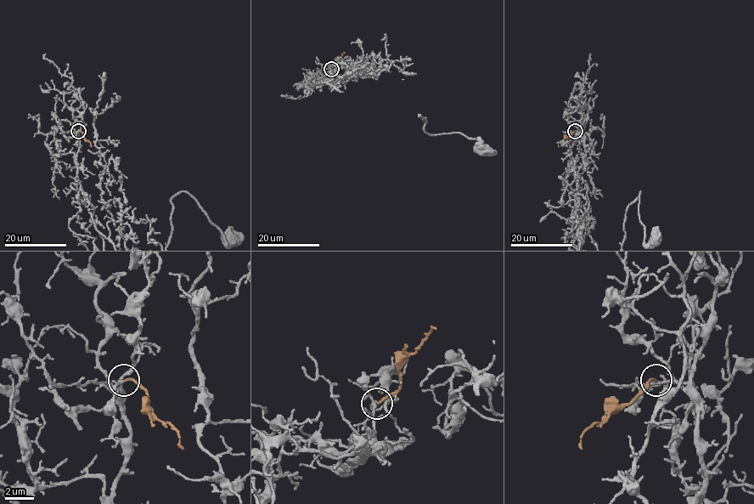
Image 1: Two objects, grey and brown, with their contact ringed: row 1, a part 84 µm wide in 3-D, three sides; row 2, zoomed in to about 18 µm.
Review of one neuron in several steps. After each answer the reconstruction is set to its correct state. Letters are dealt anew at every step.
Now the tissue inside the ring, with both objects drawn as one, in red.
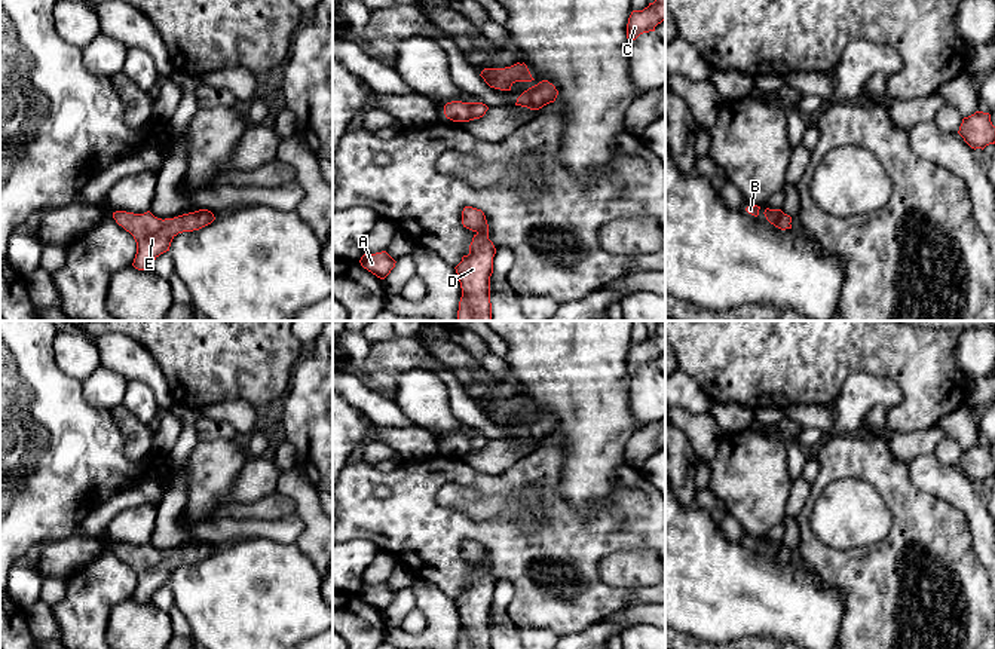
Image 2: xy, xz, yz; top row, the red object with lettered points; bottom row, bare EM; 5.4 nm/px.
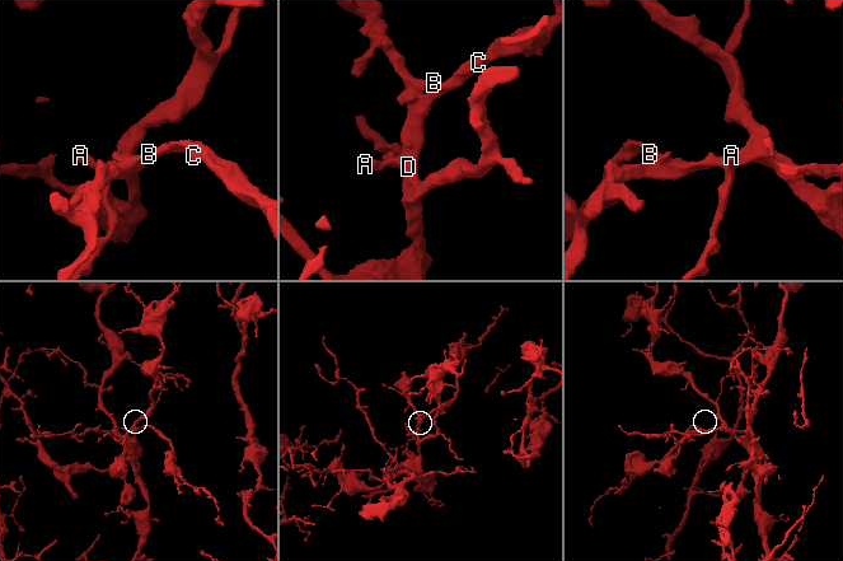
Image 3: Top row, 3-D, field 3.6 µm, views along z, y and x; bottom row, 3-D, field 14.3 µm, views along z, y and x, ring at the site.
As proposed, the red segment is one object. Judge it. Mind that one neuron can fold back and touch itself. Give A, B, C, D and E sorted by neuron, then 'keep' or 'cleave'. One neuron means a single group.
groups A B C D E; keep

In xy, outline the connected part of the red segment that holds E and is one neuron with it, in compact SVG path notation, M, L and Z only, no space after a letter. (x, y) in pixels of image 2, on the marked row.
M208 209L165 220L154 217L150 211L144 214L116 211L113 218L137 242L132 266L138 270L150 270L153 261L160 254L169 251L171 242L178 233L199 230L215 220L214 214Z

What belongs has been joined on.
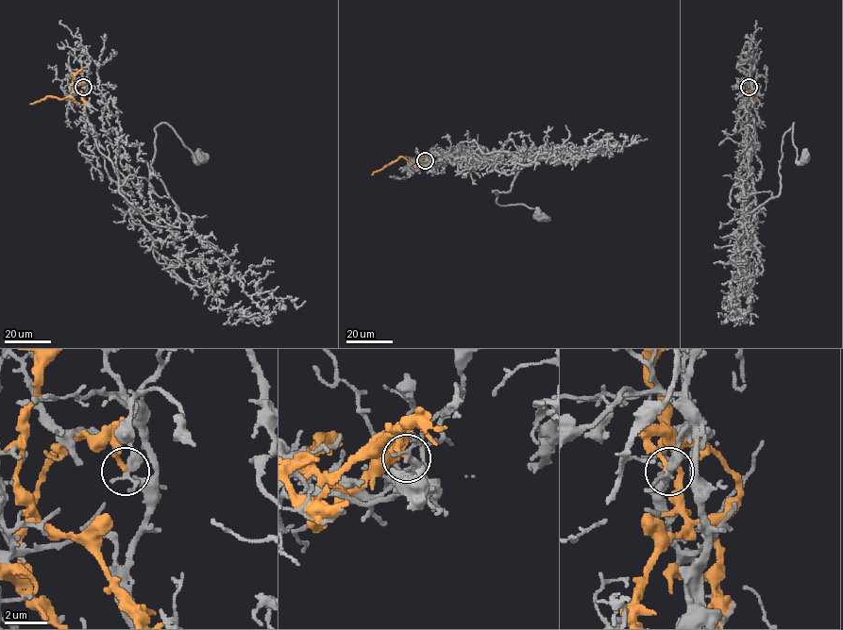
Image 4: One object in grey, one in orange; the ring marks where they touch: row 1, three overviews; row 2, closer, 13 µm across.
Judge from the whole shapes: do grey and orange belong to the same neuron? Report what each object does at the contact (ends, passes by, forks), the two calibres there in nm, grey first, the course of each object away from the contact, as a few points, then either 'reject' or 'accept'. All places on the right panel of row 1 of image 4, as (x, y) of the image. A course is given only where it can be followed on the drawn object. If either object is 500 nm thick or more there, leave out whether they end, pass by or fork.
grey passes by | orange ends | 280/200 nm | grey via (749, 87), (755, 135), (730, 206), (740, 226), (779, 194), (794, 123), (797, 160), (806, 157) | orange via (749, 87), (748, 84), (751, 83), (756, 88), (753, 97), (745, 99), (751, 96), (763, 104) | reject

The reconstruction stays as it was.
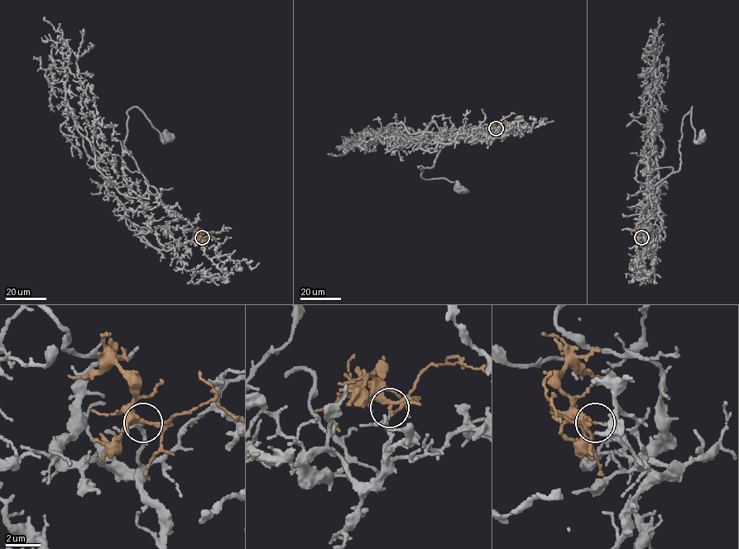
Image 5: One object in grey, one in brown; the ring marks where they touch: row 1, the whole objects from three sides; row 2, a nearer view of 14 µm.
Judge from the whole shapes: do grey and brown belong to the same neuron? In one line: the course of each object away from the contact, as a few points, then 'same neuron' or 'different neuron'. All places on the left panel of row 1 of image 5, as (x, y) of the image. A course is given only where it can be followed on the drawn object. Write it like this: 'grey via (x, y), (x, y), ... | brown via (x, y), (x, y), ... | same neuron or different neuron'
grey via (202, 237), (192, 241), (197, 231), (161, 203), (123, 145), (127, 112), (137, 107), (165, 137) | brown via (202, 237), (210, 235), (215, 239) | same neuron

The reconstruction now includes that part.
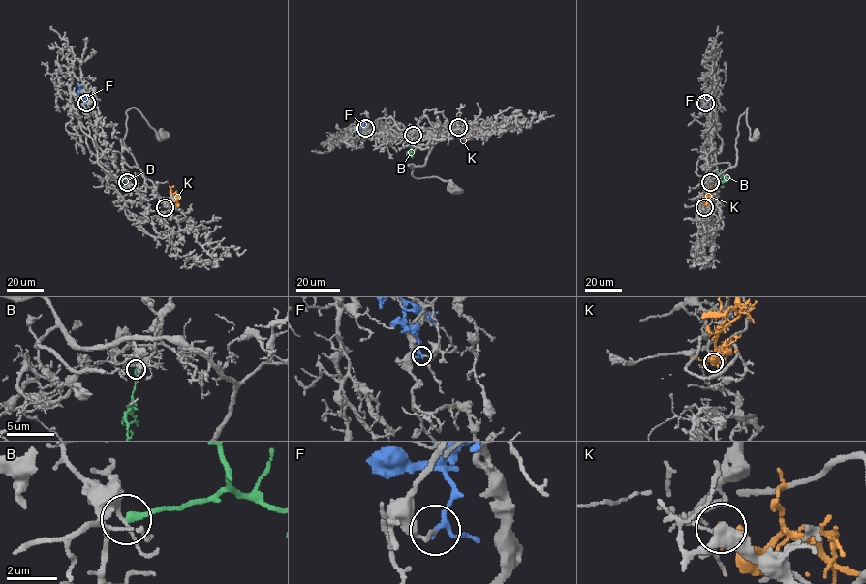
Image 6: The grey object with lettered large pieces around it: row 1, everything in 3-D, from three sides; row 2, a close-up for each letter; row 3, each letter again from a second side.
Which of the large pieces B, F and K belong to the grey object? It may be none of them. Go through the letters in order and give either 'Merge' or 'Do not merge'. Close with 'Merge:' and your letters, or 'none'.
B: Do not merge
F: Do not merge
K: Do not merge
Merge: none

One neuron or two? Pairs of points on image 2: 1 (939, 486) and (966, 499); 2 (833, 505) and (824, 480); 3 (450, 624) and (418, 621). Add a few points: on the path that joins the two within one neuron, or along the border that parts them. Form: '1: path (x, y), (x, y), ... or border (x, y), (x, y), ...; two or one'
1: path (945, 486), (952, 486), (960, 493); one
2: border (860, 478), (835, 478), (816, 501), (810, 517); two
3: border (416, 606), (426, 621), (426, 628), (422, 633); two

